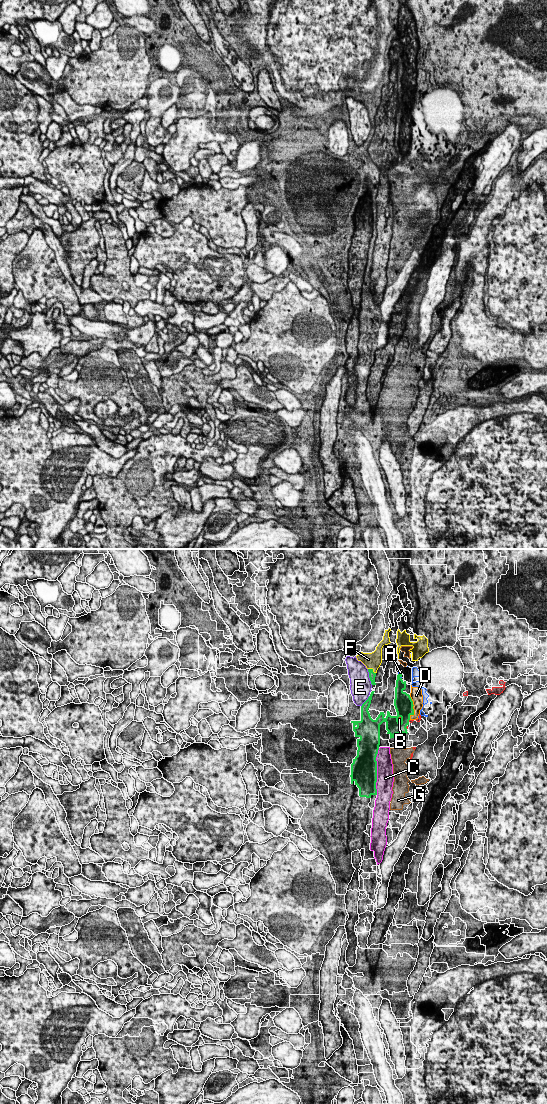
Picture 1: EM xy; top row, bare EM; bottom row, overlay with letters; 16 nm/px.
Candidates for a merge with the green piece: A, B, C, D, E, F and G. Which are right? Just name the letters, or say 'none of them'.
none of them

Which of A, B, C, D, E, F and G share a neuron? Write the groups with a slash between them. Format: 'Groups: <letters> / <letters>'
Groups: A B D F G / C / E

